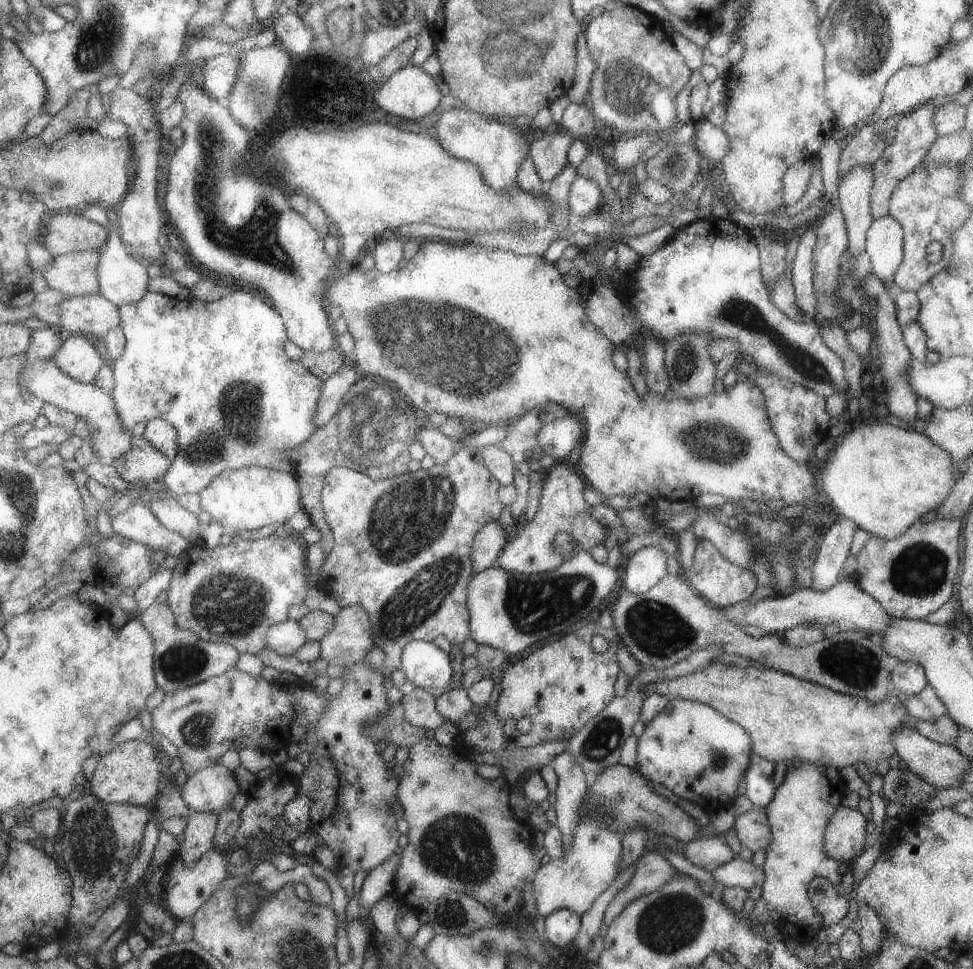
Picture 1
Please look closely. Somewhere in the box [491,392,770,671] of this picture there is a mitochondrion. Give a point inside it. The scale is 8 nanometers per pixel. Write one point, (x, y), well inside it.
(530, 605)

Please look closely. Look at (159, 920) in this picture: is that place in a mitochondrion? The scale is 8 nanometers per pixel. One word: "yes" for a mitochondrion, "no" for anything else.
no

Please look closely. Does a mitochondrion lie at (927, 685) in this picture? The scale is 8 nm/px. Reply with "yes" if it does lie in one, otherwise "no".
no

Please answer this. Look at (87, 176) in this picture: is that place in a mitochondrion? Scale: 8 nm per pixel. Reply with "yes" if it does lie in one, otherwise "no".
yes

